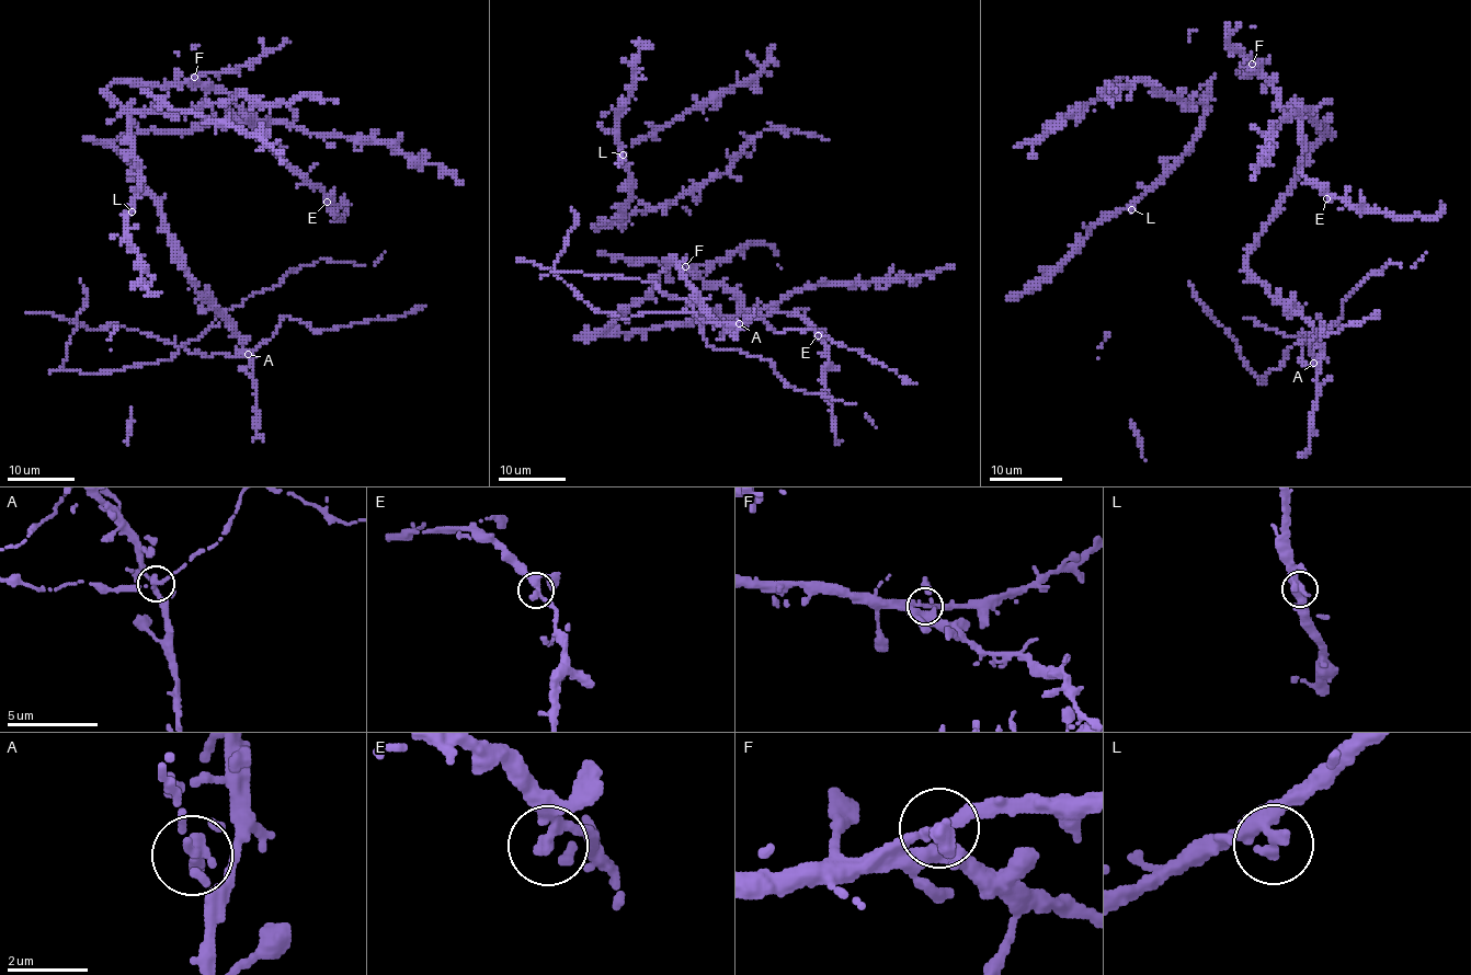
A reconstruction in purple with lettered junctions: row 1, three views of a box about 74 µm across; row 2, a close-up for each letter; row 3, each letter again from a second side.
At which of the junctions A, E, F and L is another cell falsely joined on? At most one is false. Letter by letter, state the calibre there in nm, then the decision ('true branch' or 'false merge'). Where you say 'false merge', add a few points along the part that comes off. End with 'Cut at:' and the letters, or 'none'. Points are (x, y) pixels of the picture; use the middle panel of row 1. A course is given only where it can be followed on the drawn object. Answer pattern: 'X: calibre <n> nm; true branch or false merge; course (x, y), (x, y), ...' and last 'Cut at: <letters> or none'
A: calibre 280 nm; true branch
E: calibre 280 nm; true branch
F: calibre 280 nm; true branch
L: calibre 240 nm; true branch
Cut at: none

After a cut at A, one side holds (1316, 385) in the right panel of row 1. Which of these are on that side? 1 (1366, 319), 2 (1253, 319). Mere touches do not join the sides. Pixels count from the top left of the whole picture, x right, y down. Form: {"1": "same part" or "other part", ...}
{"1": "other part", "2": "other part"}

